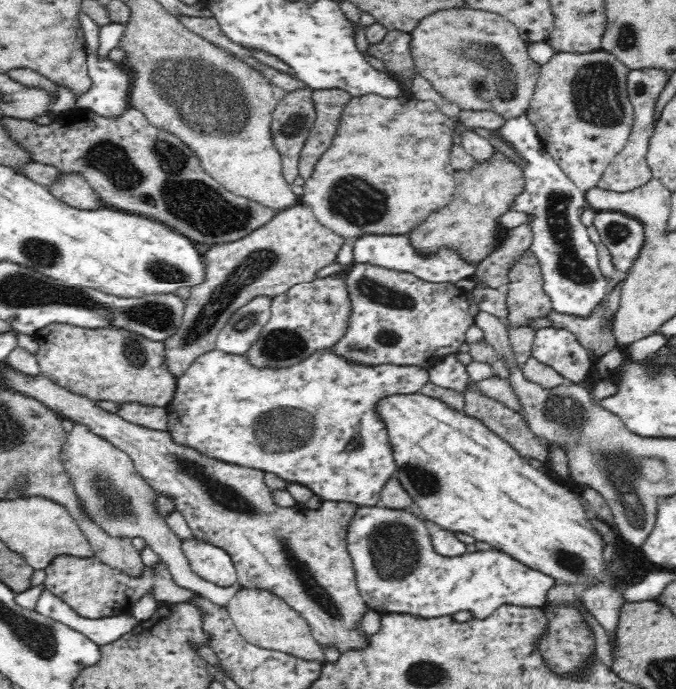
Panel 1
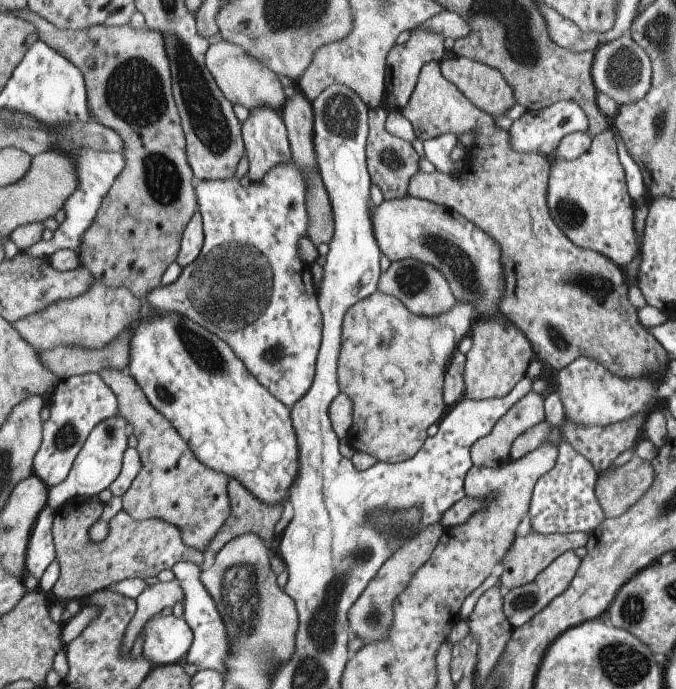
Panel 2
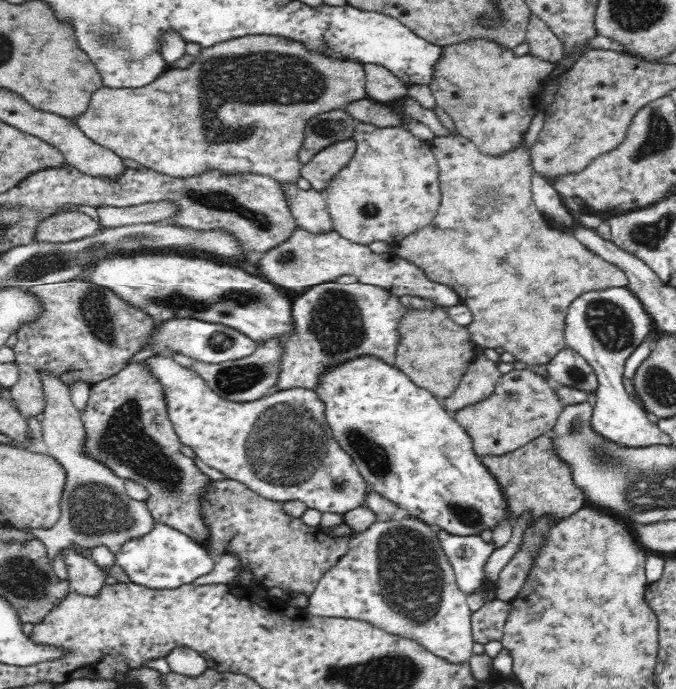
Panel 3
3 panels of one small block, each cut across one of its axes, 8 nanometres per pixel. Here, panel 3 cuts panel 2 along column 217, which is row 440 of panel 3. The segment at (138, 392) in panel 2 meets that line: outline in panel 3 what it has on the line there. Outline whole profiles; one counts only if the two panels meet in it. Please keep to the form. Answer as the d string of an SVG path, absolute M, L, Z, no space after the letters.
M512 370L500 378L494 396L454 412L454 420L458 420L470 434L478 458L490 454L502 456L522 448L536 436L550 434L564 406L566 404L558 396L558 388L550 378L544 378L534 370Z

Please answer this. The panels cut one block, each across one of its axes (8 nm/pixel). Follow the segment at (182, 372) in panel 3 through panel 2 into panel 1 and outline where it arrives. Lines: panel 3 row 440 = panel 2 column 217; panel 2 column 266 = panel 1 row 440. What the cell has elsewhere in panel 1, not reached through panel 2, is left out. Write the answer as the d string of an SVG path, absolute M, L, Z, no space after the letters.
M216 348L214 352L206 352L206 354L198 356L198 360L194 360L194 364L190 364L186 374L182 378L178 378L178 388L174 392L174 398L172 398L170 406L166 408L168 410L168 432L176 444L194 448L194 450L206 454L208 458L220 460L224 464L238 464L244 468L254 468L264 474L274 474L274 476L280 476L282 480L286 480L288 484L302 484L302 486L310 488L314 492L314 496L318 496L322 502L350 502L356 506L372 508L372 506L378 506L386 482L396 474L396 468L398 468L394 464L394 454L390 448L386 424L382 424L382 420L374 412L374 404L378 404L378 400L382 400L386 396L394 396L394 394L416 394L428 382L430 382L430 370L416 368L416 366L394 366L394 364L382 364L382 366L372 366L372 368L360 366L360 364L350 364L346 358L336 356L332 348L320 350L314 356L306 358L304 362L294 364L292 368L256 368L256 366L250 366L246 356L224 354L222 350Z

